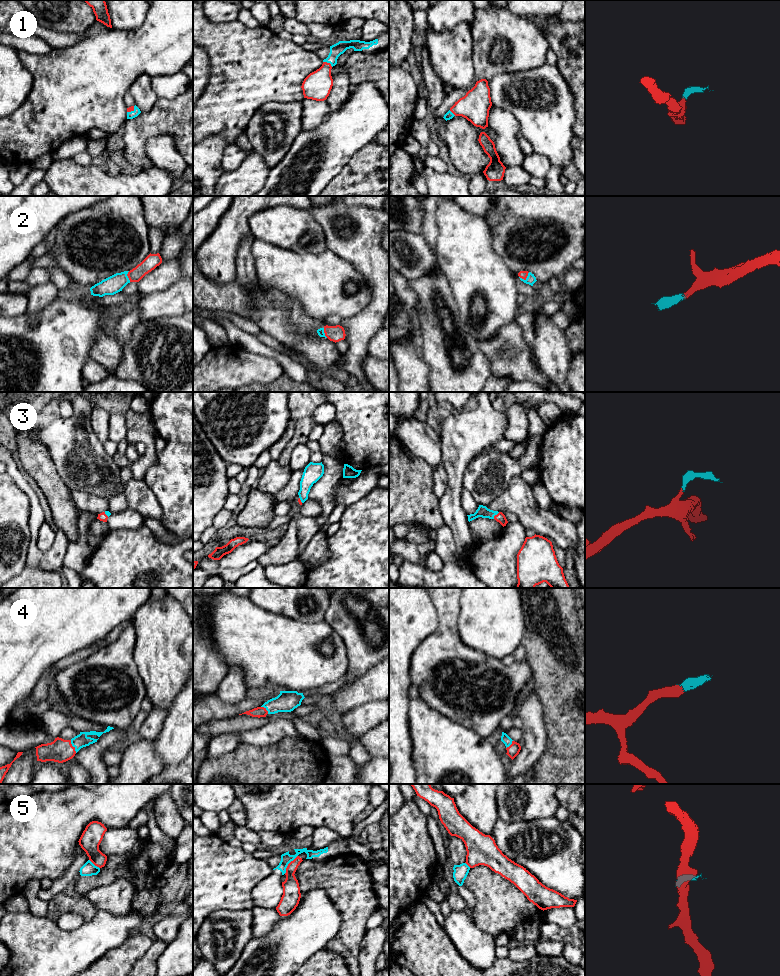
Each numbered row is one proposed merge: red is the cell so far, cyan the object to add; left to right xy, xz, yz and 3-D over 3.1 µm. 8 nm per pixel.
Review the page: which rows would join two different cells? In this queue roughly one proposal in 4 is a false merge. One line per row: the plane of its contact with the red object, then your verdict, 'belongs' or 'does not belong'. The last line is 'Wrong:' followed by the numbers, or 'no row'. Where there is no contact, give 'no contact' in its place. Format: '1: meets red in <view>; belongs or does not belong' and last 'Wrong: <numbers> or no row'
1: meets red in xz; belongs
2: meets red in yz; belongs
3: meets red in yz; belongs
4: meets red in xy; belongs
5: meets red in xz; does not belong
Wrong: 5

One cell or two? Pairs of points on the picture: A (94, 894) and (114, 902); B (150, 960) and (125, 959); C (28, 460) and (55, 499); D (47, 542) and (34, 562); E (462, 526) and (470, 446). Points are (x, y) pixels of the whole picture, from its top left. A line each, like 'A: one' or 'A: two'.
A: one
B: two
C: one
D: two
E: one

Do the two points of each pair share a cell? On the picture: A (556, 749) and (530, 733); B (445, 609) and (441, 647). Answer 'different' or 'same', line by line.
A: different
B: same

